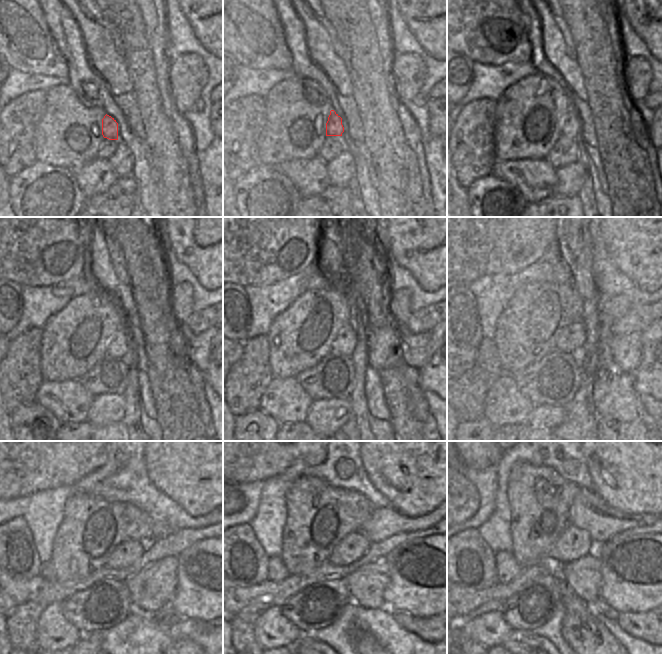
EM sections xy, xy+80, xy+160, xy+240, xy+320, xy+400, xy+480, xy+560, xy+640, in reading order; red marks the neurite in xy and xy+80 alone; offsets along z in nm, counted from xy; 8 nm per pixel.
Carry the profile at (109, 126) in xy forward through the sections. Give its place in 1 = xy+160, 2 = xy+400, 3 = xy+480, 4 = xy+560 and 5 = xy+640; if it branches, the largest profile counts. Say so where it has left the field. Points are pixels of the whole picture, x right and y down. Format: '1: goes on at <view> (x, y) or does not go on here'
1: goes on at xy+160 (568, 122)
2: goes on at xy+400 (571, 339)
3: goes on at xy+480 (126, 553)
4: goes on at xy+560 (354, 545)
5: goes on at xy+640 (574, 543)

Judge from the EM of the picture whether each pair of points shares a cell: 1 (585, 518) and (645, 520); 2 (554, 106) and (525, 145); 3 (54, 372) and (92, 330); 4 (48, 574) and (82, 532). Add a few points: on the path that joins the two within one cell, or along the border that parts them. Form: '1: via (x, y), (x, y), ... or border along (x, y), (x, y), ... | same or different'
1: via (600, 521), (630, 521) | same
2: via (544, 116), (532, 132), (532, 138) | same
3: via (66, 360), (76, 356), (76, 346), (80, 342) | same
4: border along (49, 560), (53, 567), (55, 580) | different

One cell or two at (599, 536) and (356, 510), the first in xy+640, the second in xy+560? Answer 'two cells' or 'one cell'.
two cells

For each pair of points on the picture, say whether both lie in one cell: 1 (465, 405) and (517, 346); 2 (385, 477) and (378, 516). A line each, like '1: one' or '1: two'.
1: two
2: two

